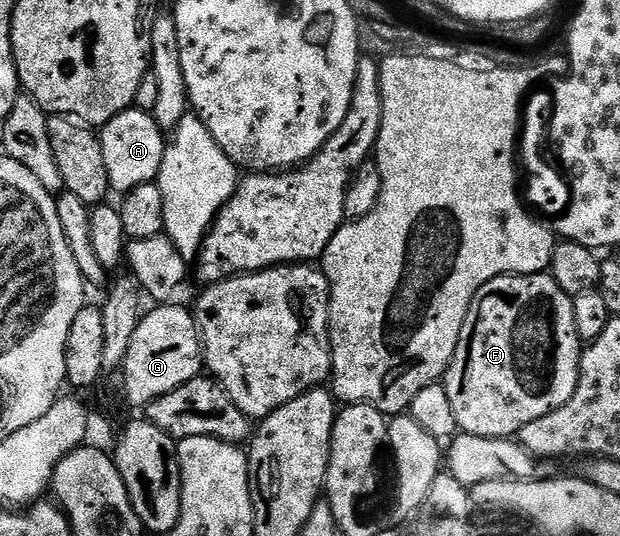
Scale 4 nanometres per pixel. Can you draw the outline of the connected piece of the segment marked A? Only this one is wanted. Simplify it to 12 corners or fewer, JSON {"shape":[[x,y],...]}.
{"shape":[[136,106],[99,135],[109,186],[156,181],[167,136]]}

